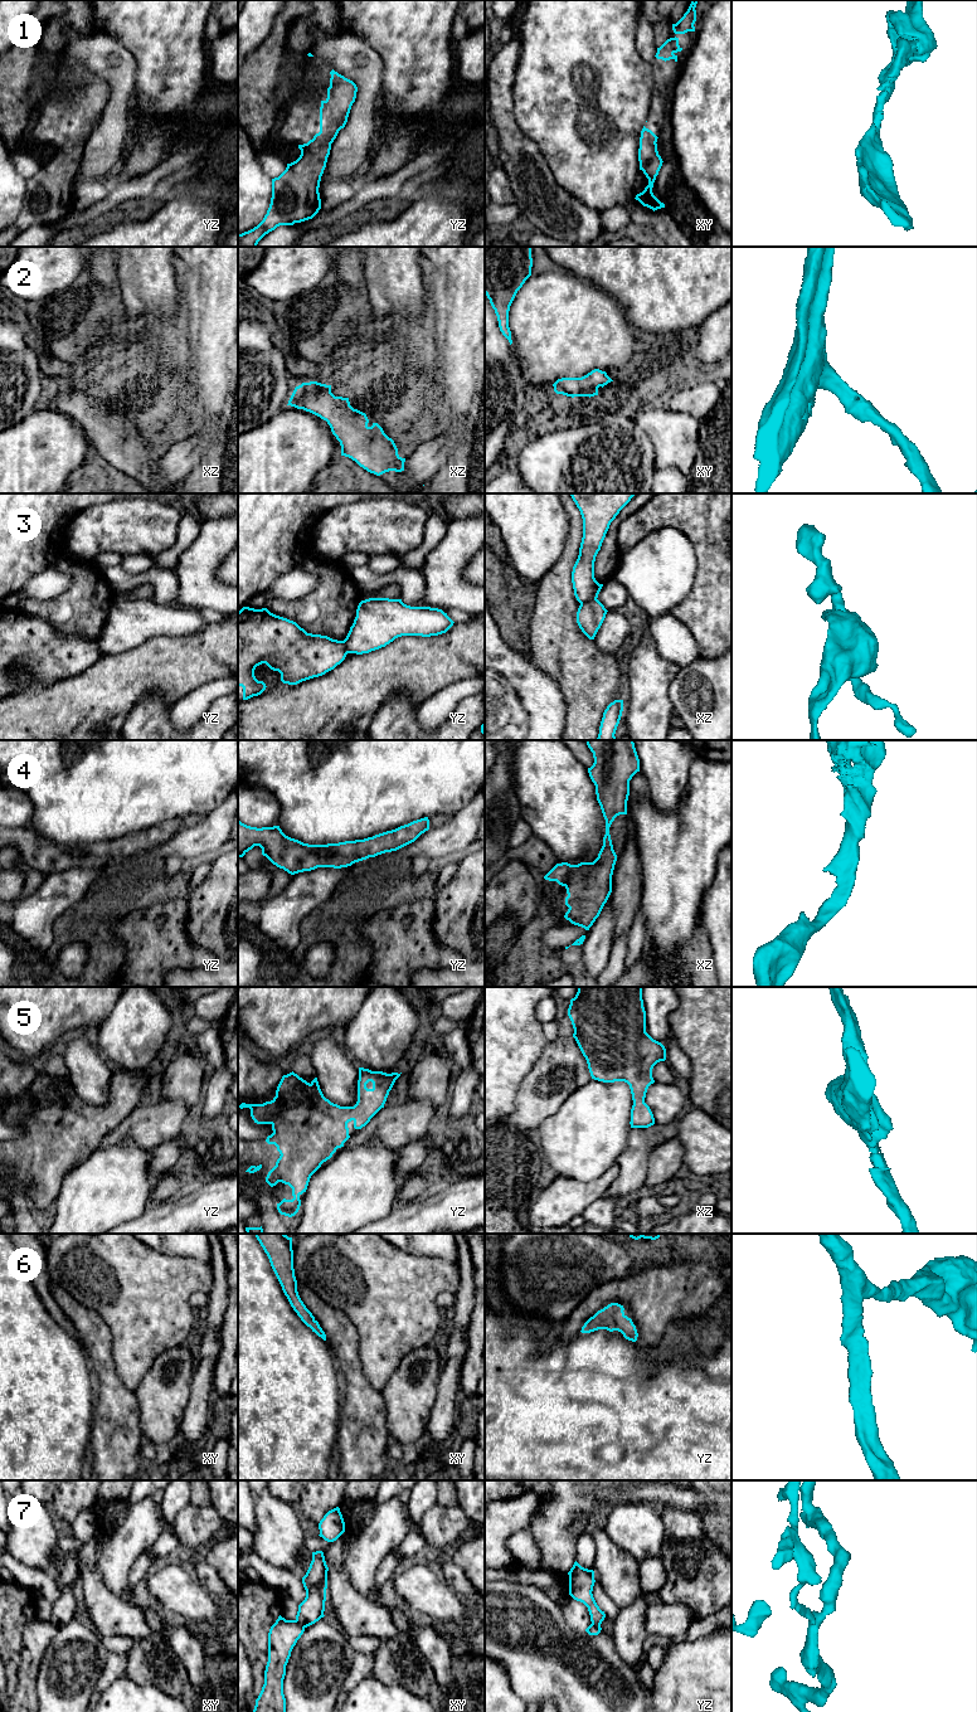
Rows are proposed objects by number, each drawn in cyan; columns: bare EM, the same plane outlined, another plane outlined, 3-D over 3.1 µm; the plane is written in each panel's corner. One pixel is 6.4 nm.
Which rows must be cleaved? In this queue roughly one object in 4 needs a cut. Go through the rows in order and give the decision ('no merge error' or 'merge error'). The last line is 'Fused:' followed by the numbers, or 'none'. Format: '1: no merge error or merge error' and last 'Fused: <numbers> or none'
1: no merge error
2: no merge error
3: merge error
4: no merge error
5: no merge error
6: no merge error
7: merge error
Fused: 3, 7

